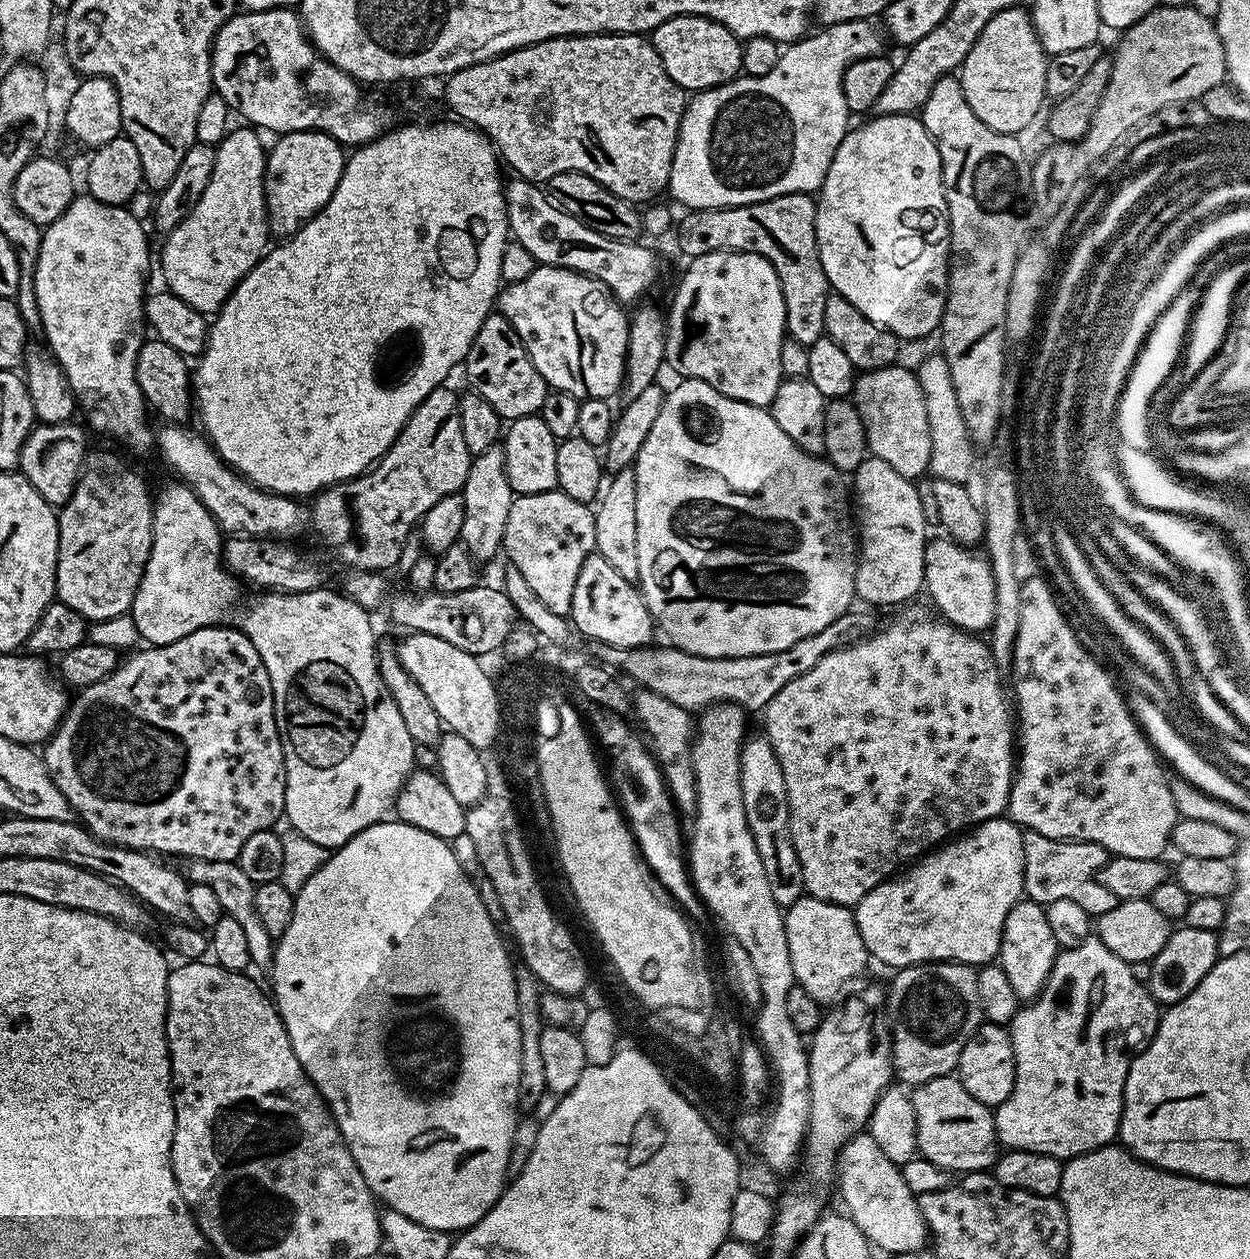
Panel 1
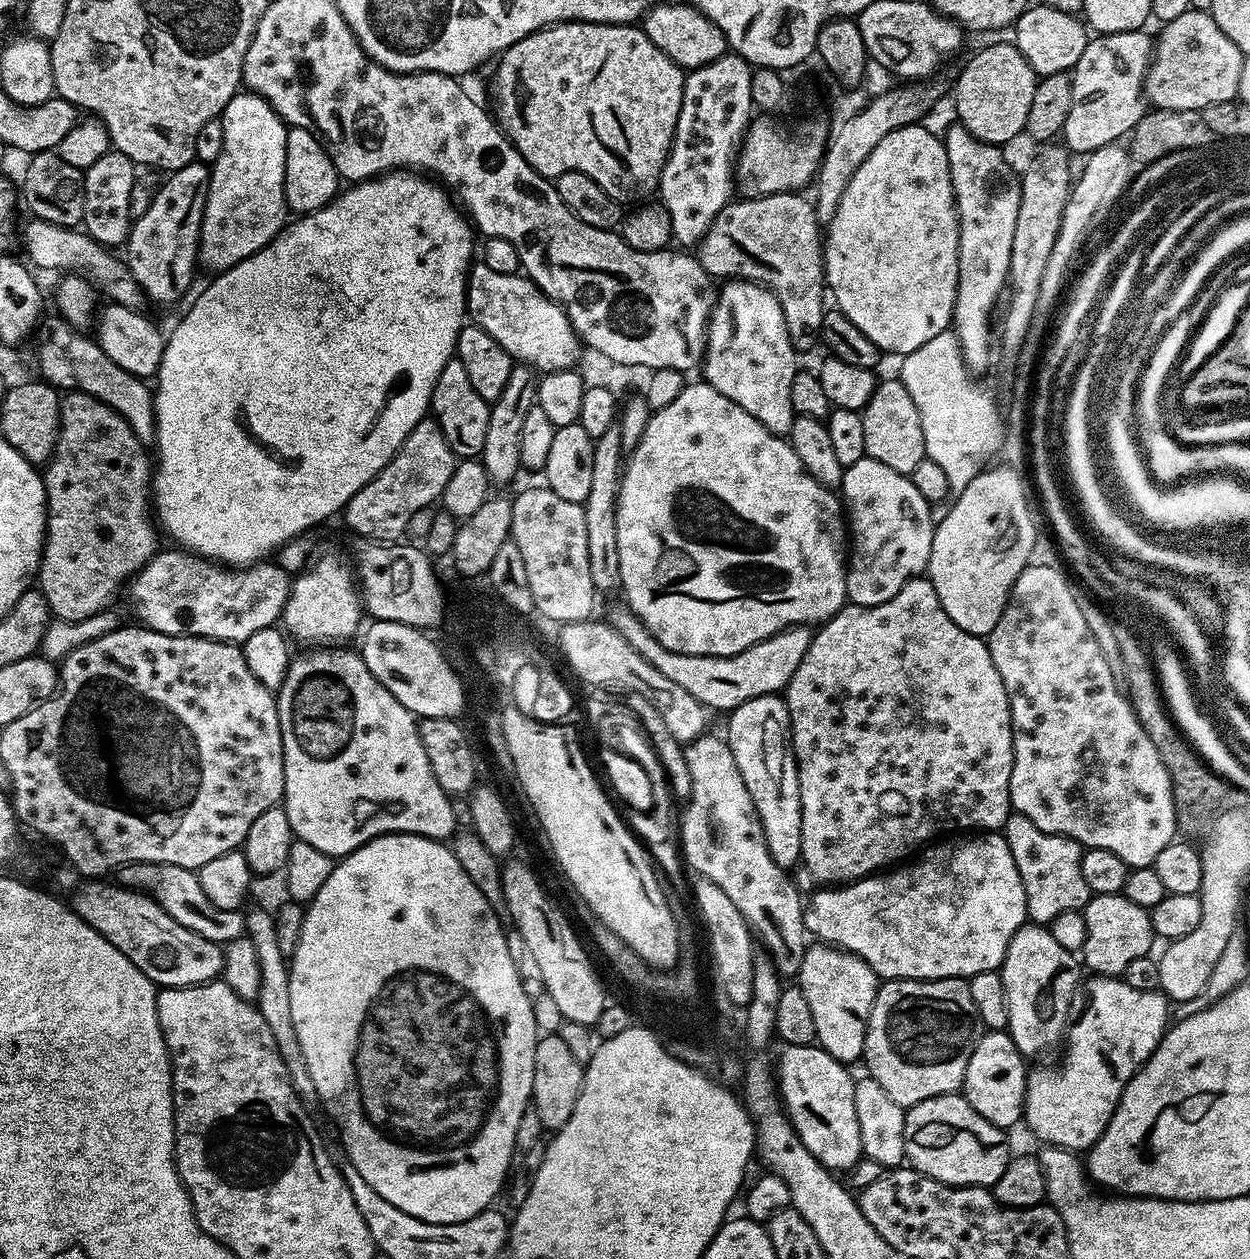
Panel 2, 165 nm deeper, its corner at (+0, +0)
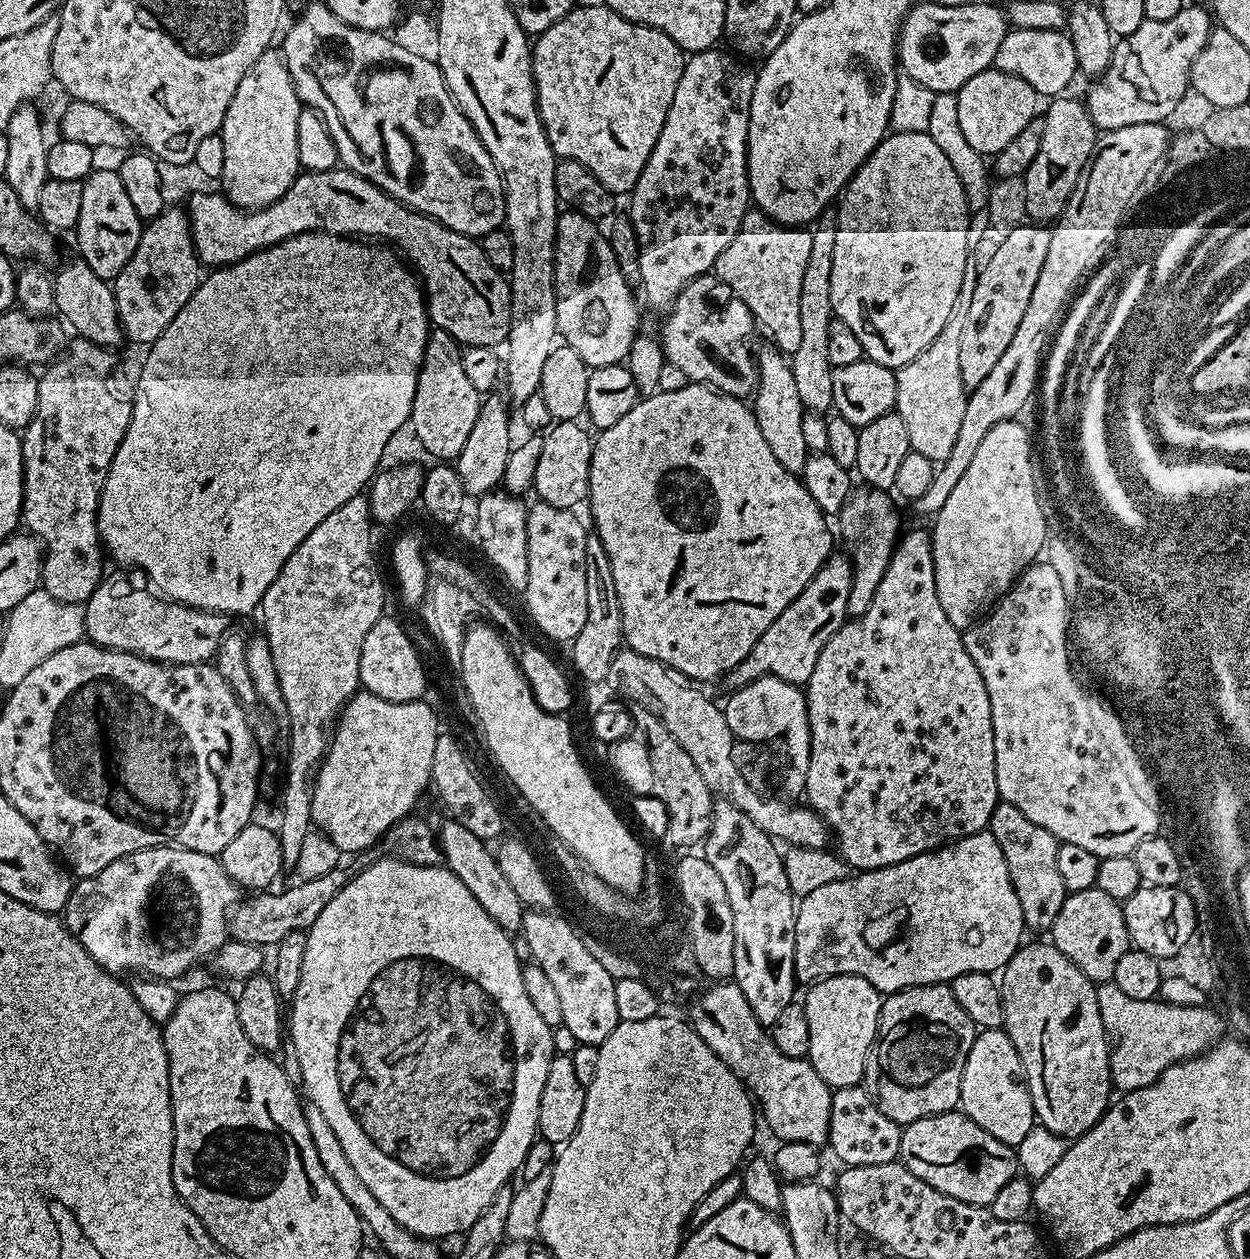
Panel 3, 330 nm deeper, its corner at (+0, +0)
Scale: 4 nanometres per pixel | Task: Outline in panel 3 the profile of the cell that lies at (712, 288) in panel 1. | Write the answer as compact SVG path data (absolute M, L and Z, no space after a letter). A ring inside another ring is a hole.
M775 346L759 349L756 356L758 383L754 393L754 411L758 430L762 430L762 438L766 438L766 446L774 453L774 458L786 466L786 470L800 474L806 466L809 450L802 435L802 418L805 406L798 398L798 390L794 387L794 374L789 357Z

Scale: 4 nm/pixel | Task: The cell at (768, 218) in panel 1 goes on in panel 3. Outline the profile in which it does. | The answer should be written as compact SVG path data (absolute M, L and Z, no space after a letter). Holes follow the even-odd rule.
M749 210L738 234L734 234L734 242L716 259L714 275L746 302L757 325L772 335L771 343L785 354L798 350L802 339L798 302L806 264L810 262L811 241L812 234L807 227L778 224L759 210Z

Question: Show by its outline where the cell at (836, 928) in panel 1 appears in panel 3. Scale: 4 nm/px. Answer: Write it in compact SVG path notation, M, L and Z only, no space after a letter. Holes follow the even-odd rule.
M828 976L816 981L807 992L808 997L803 997L802 1000L806 1010L806 1023L810 1026L810 1050L806 1059L812 1063L814 1070L818 1070L822 1082L826 1082L833 1090L859 1085L864 1079L864 1067L872 1046L876 1043L876 1031L880 1028L881 993L861 976Z

